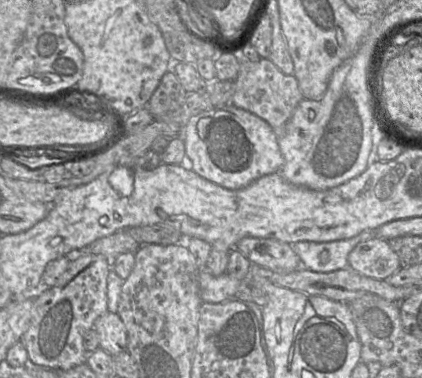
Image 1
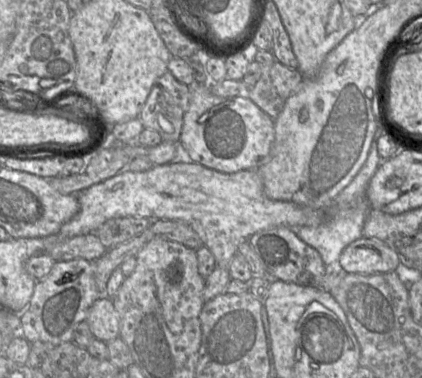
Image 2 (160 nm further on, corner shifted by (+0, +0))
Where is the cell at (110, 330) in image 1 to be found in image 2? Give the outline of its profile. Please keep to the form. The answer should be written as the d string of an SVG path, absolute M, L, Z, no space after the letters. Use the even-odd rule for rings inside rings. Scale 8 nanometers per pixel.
M100 296L90 307L86 321L96 339L109 342L120 335L119 314L112 298Z

